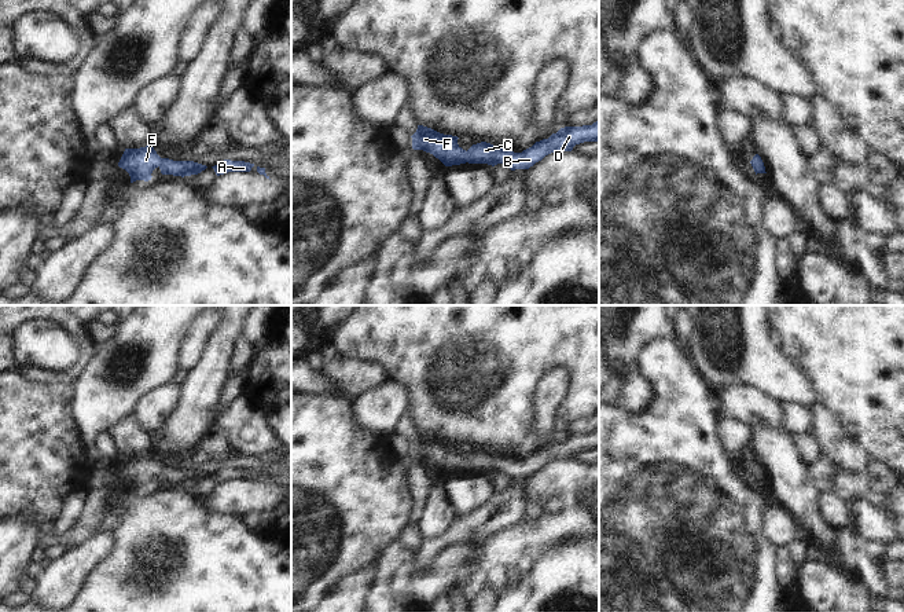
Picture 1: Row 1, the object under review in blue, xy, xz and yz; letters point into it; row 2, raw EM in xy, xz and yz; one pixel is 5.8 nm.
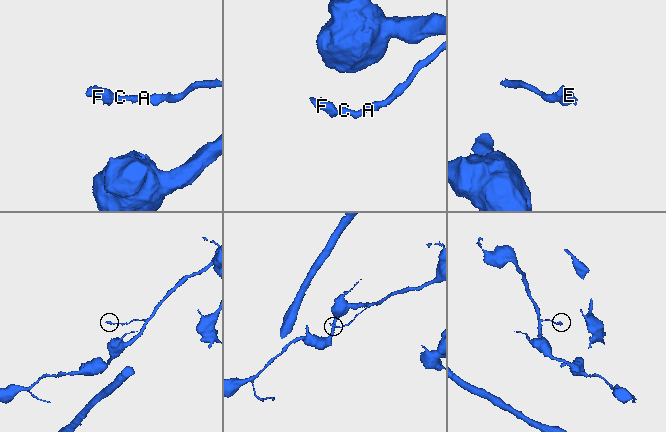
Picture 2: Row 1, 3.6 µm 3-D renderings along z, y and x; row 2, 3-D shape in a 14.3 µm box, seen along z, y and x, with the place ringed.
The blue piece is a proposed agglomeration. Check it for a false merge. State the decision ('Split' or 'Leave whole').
Leave whole

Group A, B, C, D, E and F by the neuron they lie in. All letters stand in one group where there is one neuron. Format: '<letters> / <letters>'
A B C D E F

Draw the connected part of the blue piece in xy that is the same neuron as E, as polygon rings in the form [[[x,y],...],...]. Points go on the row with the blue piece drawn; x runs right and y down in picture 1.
[[[151,144],[140,149],[125,149],[118,166],[129,173],[131,183],[136,180],[151,180],[151,173],[155,168],[159,168],[162,175],[181,177],[198,175],[207,168],[194,161],[161,158]]]

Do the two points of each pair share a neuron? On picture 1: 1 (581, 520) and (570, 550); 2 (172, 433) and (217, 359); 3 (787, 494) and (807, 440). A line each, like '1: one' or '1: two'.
1: two
2: one
3: two

